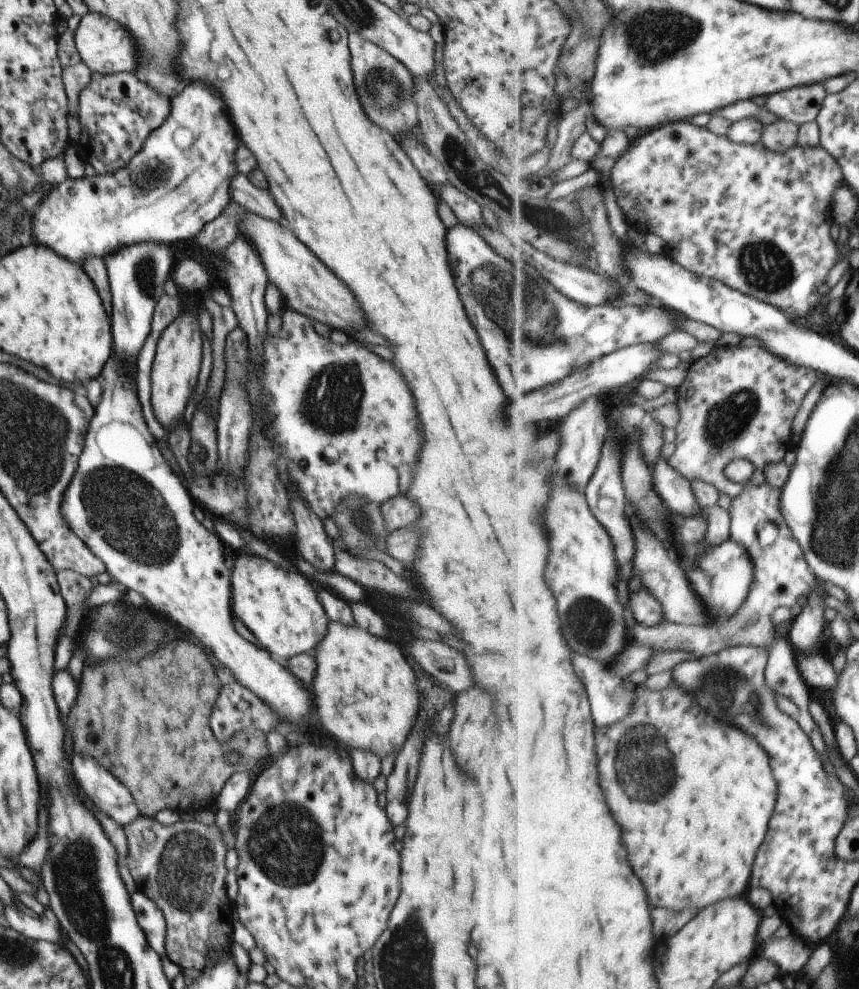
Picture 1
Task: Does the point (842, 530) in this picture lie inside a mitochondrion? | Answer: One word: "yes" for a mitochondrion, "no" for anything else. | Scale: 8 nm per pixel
yes

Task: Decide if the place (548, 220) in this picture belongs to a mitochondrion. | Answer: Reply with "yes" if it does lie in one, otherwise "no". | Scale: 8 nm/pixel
yes

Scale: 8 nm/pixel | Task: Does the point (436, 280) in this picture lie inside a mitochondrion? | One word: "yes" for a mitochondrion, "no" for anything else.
no

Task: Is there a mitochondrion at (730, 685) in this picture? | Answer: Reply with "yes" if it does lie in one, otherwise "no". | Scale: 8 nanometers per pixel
yes

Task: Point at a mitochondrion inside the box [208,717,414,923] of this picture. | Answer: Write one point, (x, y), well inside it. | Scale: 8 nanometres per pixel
(285, 844)

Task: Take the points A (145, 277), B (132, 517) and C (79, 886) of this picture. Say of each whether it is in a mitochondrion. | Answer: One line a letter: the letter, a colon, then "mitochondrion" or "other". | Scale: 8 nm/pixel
A: mitochondrion
B: mitochondrion
C: mitochondrion

